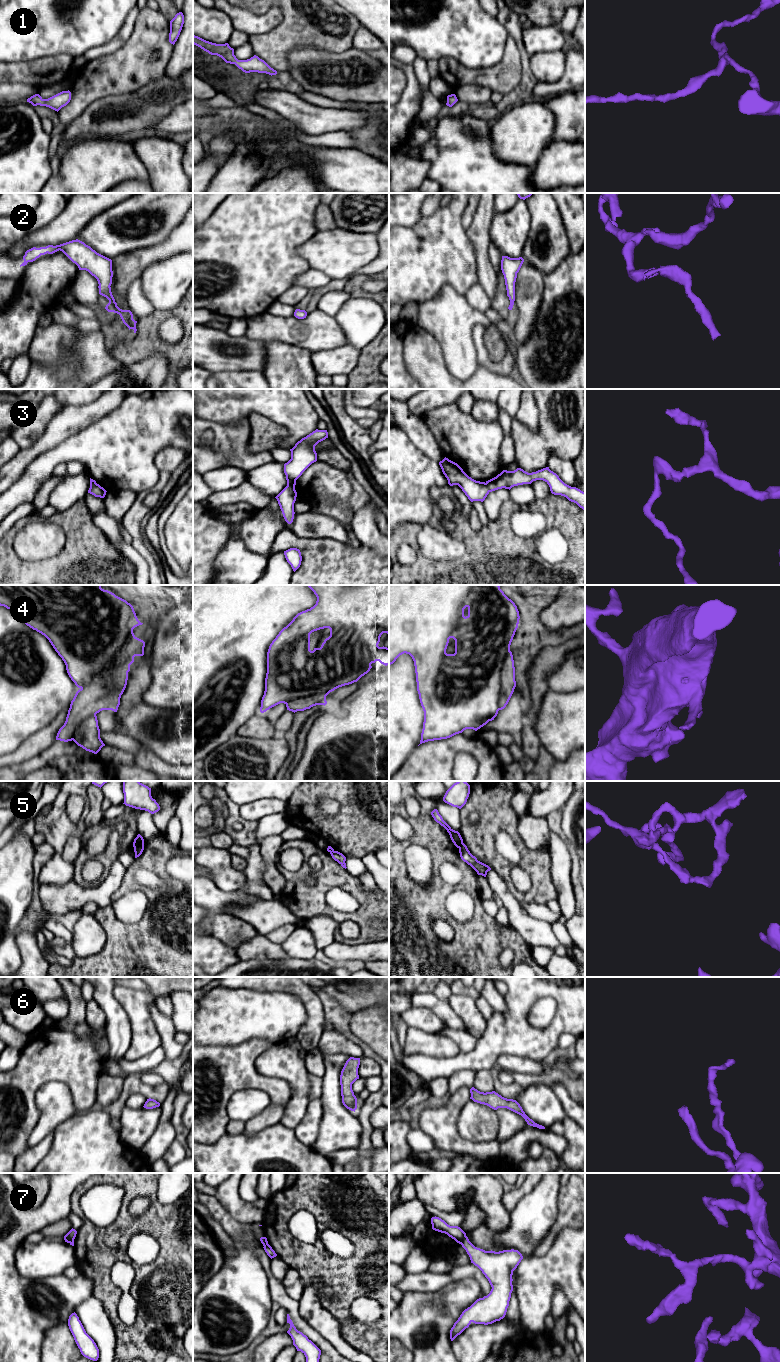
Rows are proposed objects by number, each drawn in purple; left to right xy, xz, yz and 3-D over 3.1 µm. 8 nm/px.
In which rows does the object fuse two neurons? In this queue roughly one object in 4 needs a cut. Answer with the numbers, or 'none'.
3, 4, 5, 7

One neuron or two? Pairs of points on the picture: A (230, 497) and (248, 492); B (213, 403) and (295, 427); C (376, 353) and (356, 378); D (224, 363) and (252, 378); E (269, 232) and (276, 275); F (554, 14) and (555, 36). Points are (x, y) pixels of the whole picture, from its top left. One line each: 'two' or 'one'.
A: one
B: one
C: one
D: two
E: one
F: two

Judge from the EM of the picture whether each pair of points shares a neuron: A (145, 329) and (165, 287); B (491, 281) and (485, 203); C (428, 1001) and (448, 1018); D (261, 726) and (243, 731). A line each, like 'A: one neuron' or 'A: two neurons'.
A: two neurons
B: one neuron
C: one neuron
D: one neuron

